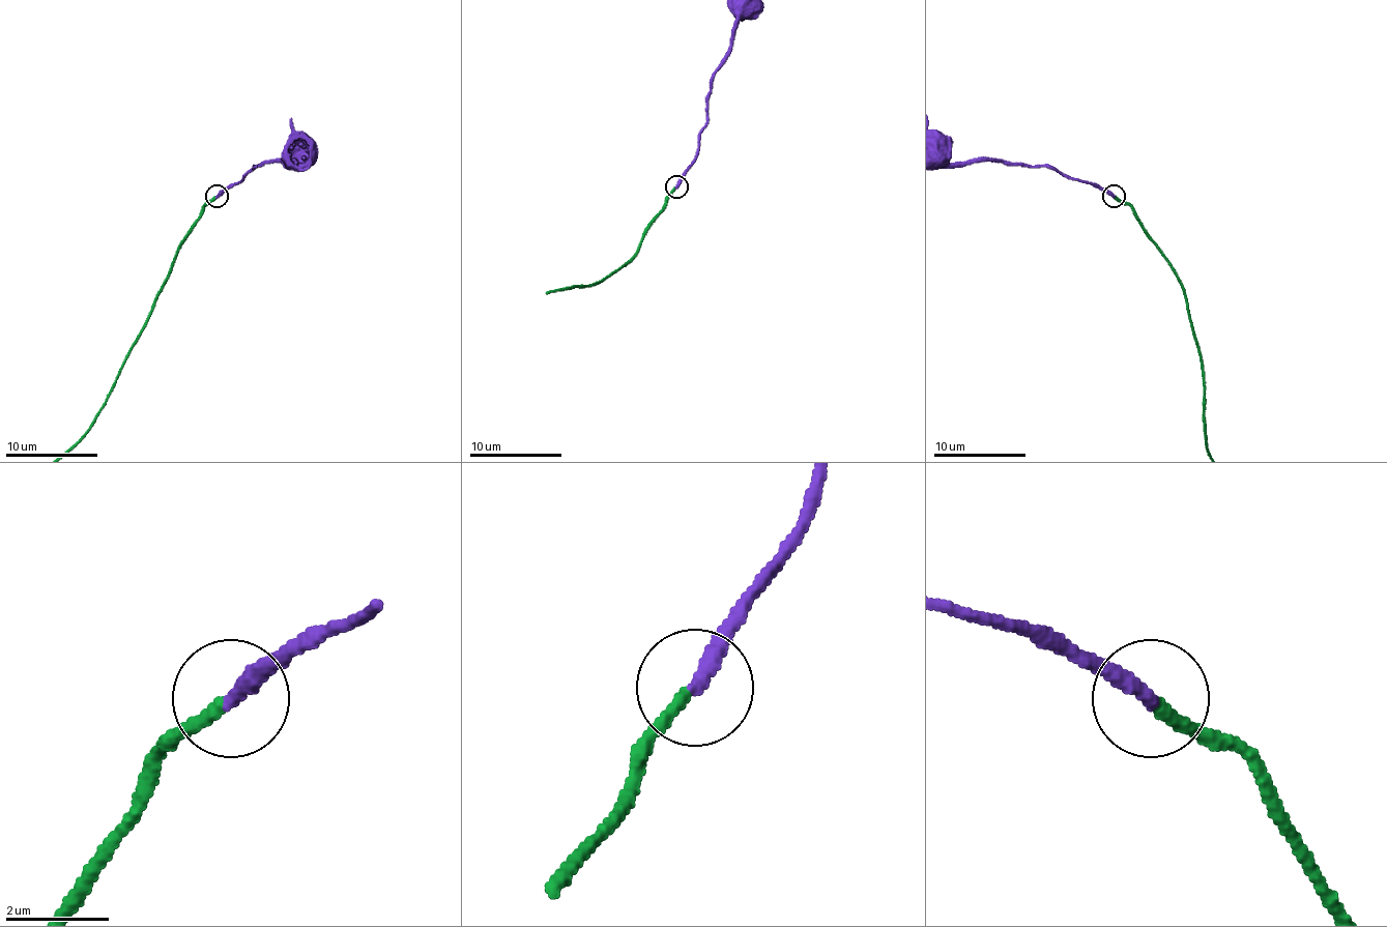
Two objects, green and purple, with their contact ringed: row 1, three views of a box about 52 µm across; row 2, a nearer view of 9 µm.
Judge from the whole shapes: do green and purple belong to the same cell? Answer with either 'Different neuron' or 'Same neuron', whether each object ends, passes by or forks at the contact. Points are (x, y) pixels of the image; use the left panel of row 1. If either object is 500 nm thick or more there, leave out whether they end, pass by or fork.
Same neuron. At the ring green ends. At the ring purple ends

